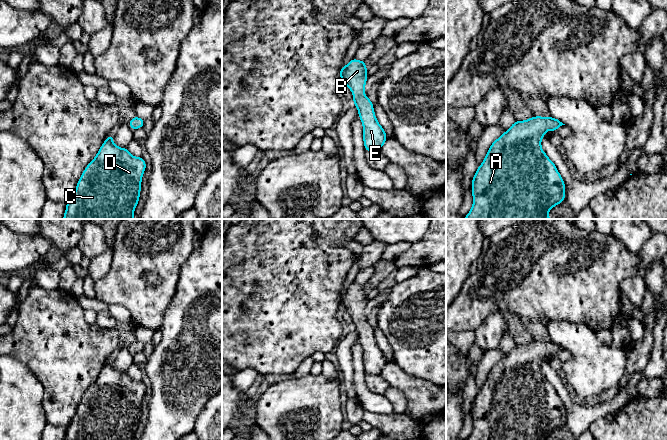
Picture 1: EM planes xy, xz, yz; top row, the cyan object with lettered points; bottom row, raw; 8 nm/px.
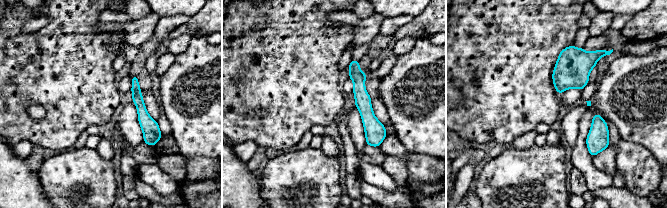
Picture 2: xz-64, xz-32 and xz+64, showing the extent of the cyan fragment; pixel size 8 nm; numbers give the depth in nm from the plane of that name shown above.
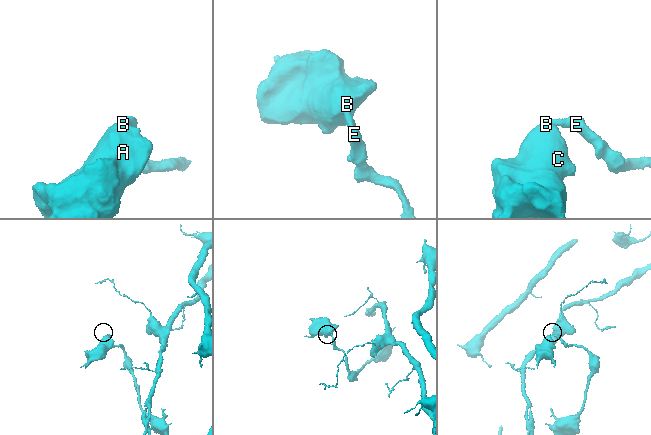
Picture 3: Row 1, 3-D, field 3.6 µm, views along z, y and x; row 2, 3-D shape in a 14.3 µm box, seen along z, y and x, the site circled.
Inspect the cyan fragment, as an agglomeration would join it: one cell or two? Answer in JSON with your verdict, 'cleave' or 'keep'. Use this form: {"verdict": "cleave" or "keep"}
{"verdict": "keep"}

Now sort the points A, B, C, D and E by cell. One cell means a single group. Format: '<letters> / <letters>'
A B C D E

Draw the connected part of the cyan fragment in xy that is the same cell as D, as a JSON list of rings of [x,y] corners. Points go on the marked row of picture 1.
[[[110,134],[83,171],[73,196],[66,204],[63,219],[134,219],[145,169],[144,159],[133,157],[127,148],[119,148]]]

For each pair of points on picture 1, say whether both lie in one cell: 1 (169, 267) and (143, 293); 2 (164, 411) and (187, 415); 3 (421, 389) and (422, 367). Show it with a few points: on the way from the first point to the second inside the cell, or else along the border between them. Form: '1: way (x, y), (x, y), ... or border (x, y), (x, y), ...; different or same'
1: way (165, 276), (163, 284), (155, 291), (152, 291); same
2: way (170, 411), (181, 411); same
3: border (400, 367), (407, 373), (421, 377), (435, 385); different

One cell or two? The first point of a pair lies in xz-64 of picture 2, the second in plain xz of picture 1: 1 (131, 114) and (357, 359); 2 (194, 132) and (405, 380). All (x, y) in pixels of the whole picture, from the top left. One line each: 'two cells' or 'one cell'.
1: one cell
2: two cells

